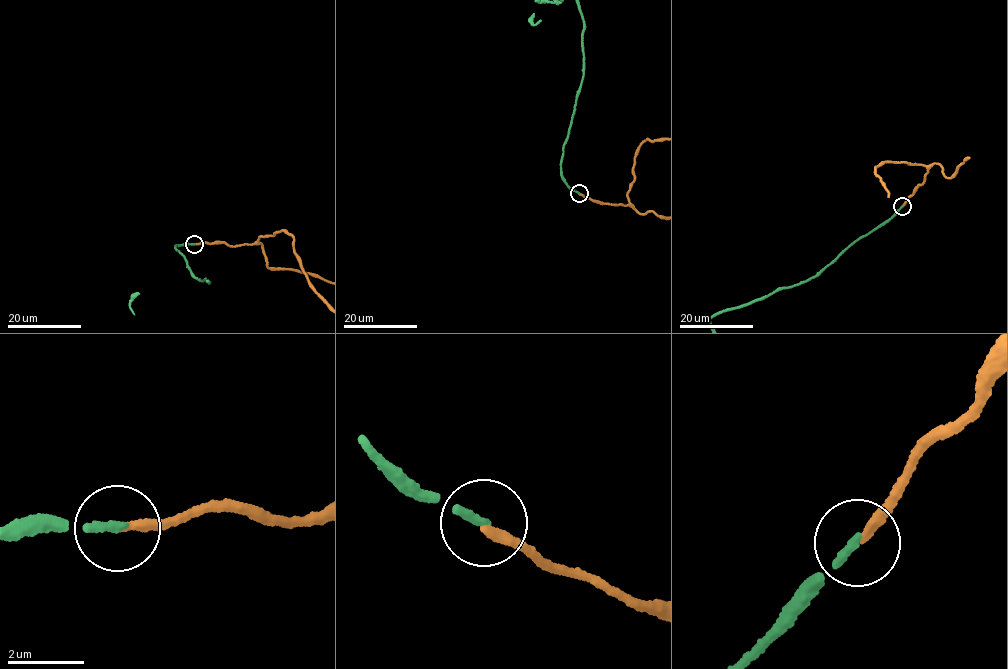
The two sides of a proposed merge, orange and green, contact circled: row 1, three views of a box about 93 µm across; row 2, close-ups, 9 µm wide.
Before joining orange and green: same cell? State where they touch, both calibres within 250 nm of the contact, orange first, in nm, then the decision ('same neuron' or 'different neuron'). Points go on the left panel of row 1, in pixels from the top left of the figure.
at (194, 244); 240 nm thick on the orange side, 220 nm on the other; different neuron

